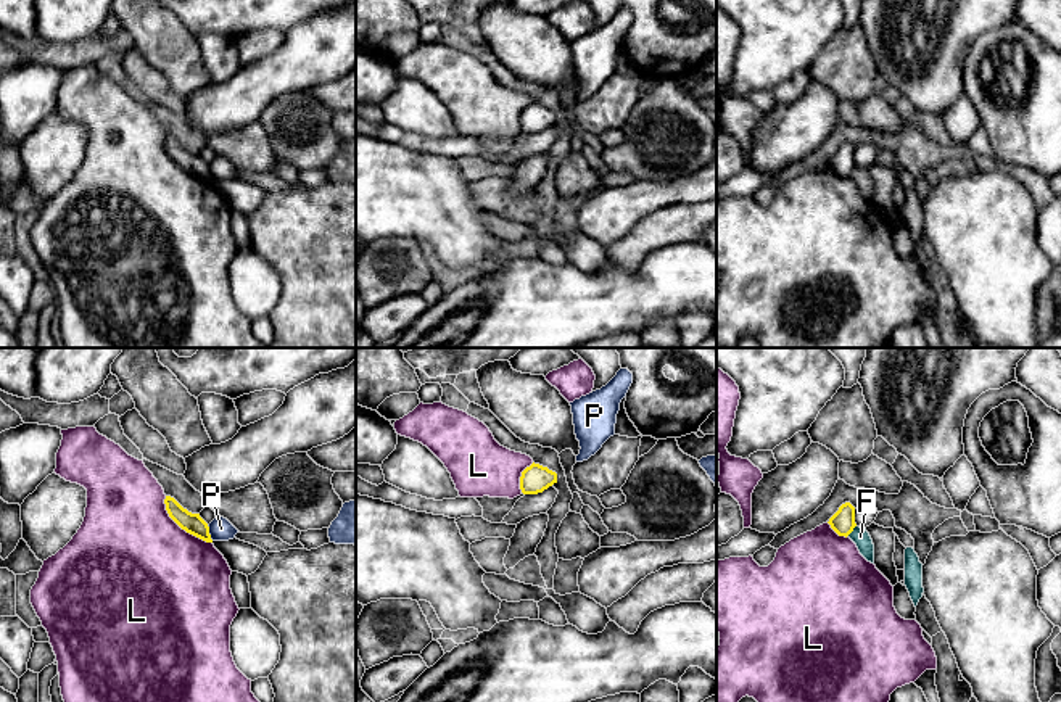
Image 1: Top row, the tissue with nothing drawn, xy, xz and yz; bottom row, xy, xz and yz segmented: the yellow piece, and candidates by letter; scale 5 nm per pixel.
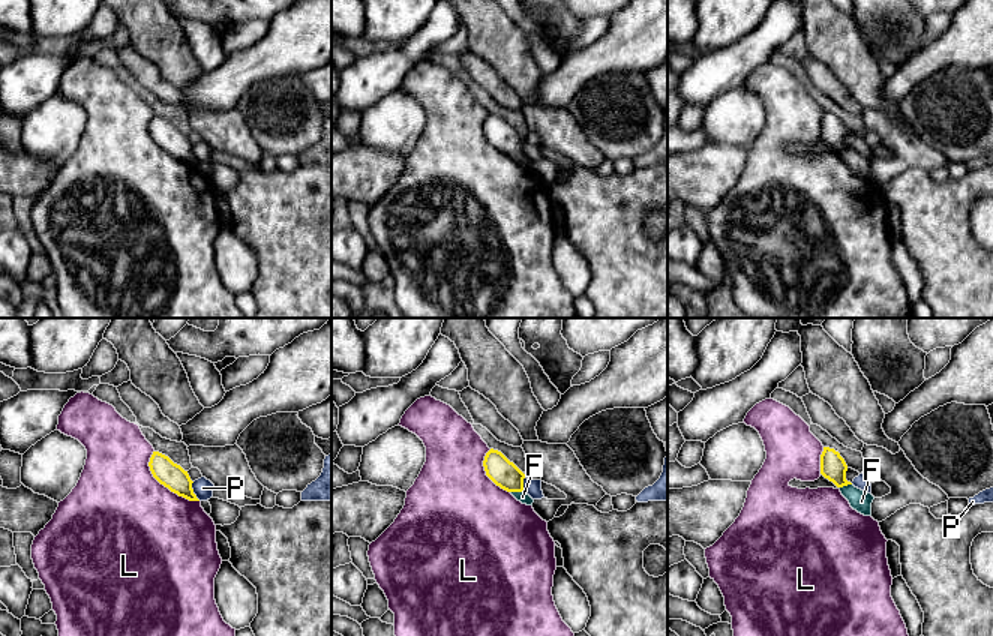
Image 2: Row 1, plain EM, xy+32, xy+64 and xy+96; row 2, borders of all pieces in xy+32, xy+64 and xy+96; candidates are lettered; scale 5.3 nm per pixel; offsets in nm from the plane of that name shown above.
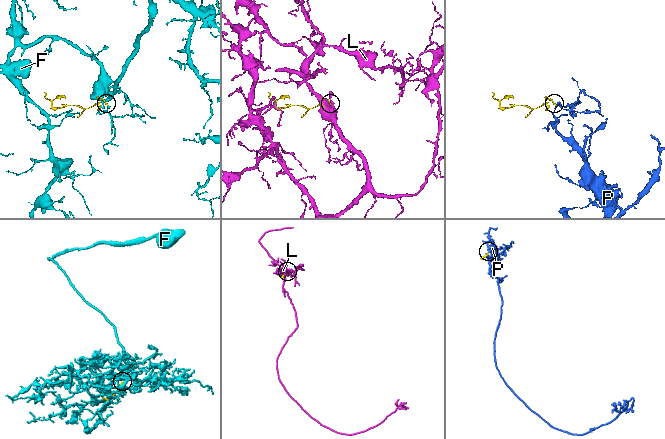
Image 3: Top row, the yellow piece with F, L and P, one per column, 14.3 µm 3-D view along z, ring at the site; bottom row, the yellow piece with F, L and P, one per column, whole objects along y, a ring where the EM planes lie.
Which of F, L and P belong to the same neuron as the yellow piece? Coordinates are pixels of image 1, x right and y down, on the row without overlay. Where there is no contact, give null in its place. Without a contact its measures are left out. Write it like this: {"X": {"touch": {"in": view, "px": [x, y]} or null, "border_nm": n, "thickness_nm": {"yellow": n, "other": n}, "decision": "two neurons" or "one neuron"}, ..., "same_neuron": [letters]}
{"F": {"touch": {"in": "yz", "px": [852, 169]}, "border_nm": 70, "thickness_nm": {"yellow": 120, "other": 90}, "decision": "two neurons"}, "L": {"touch": {"in": "xy", "px": [181, 166]}, "border_nm": 340, "thickness_nm": {"yellow": 100, "other": 500}, "decision": "two neurons"}, "P": {"touch": {"in": "xy", "px": [208, 173]}, "border_nm": 90, "thickness_nm": {"yellow": 100, "other": 110}, "decision": "two neurons"}, "same_neuron": []}

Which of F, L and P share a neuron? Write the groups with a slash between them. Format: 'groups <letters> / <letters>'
groups F / L / P

